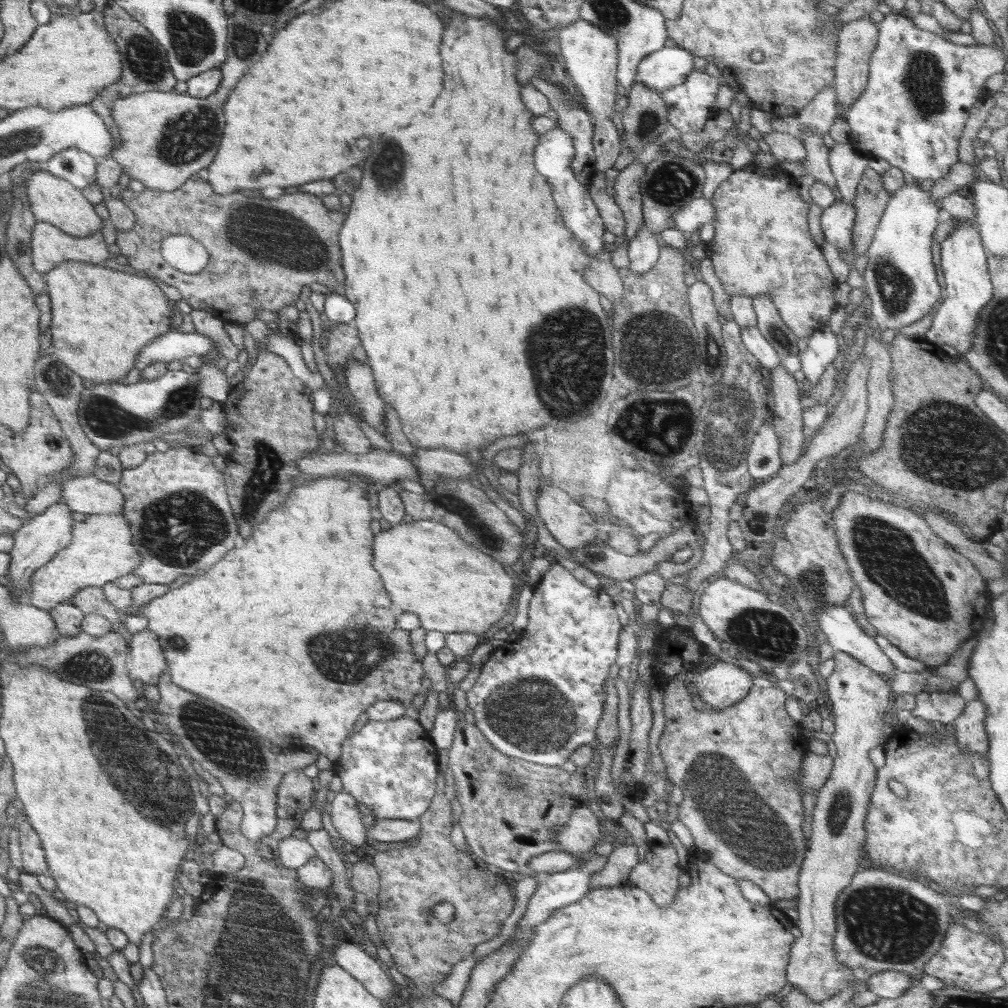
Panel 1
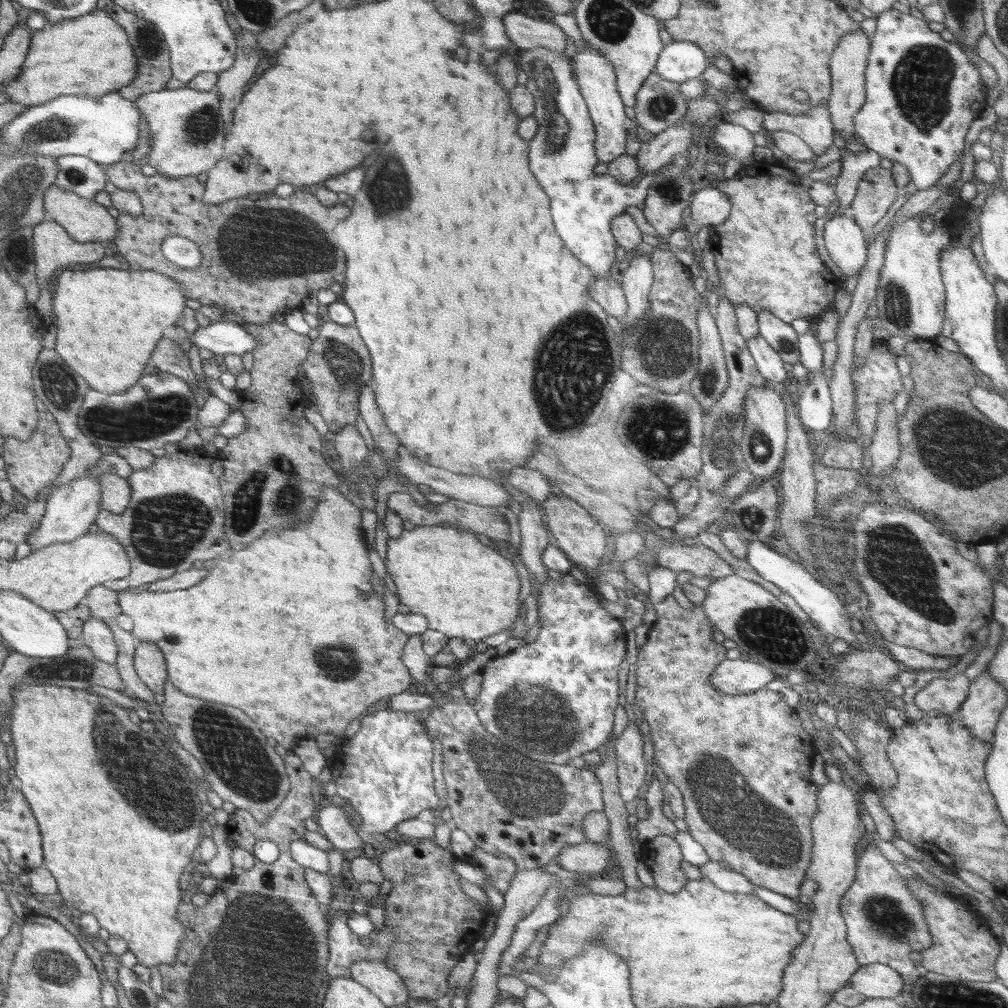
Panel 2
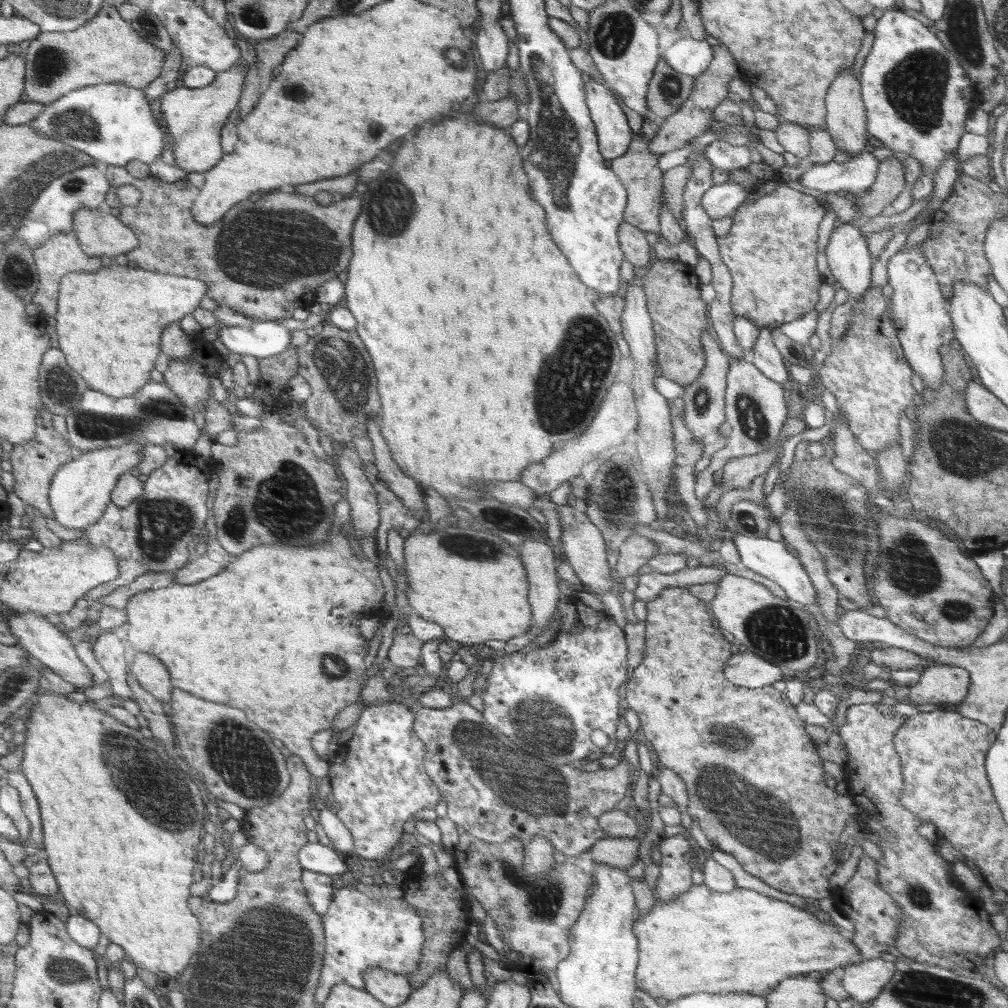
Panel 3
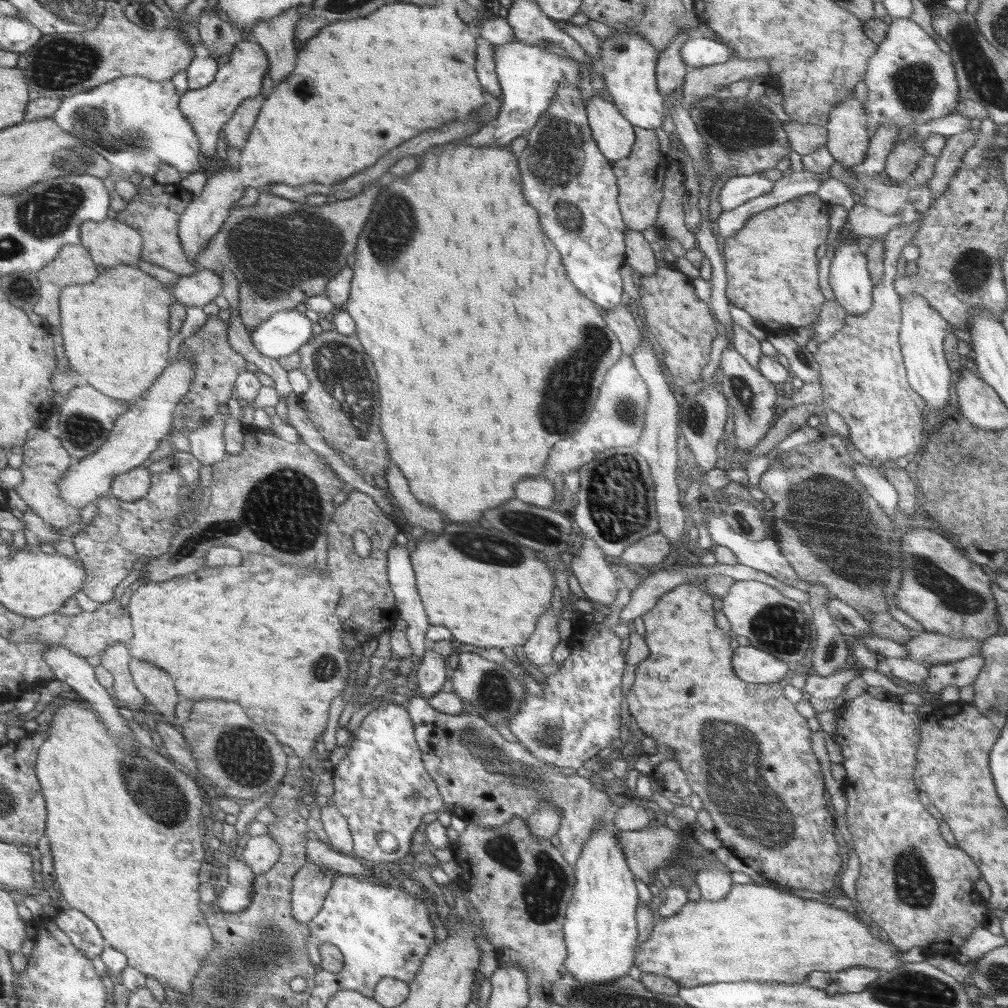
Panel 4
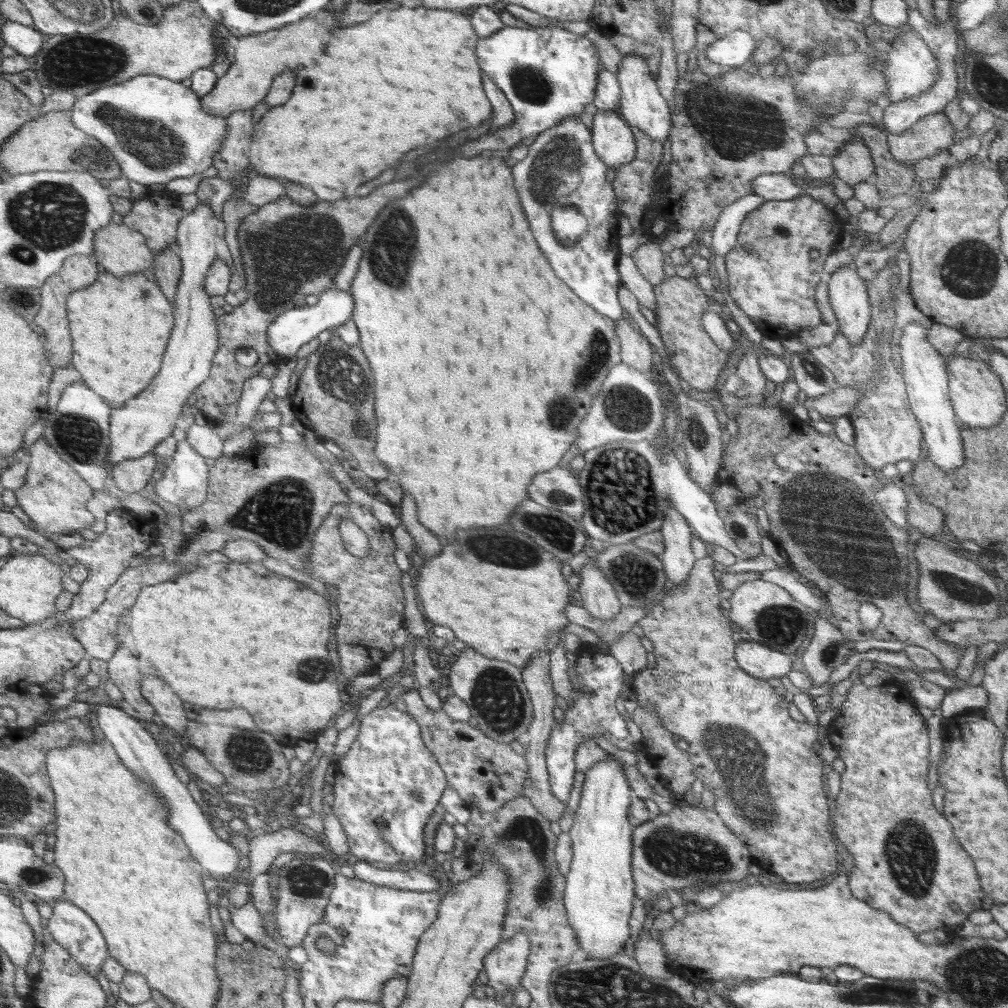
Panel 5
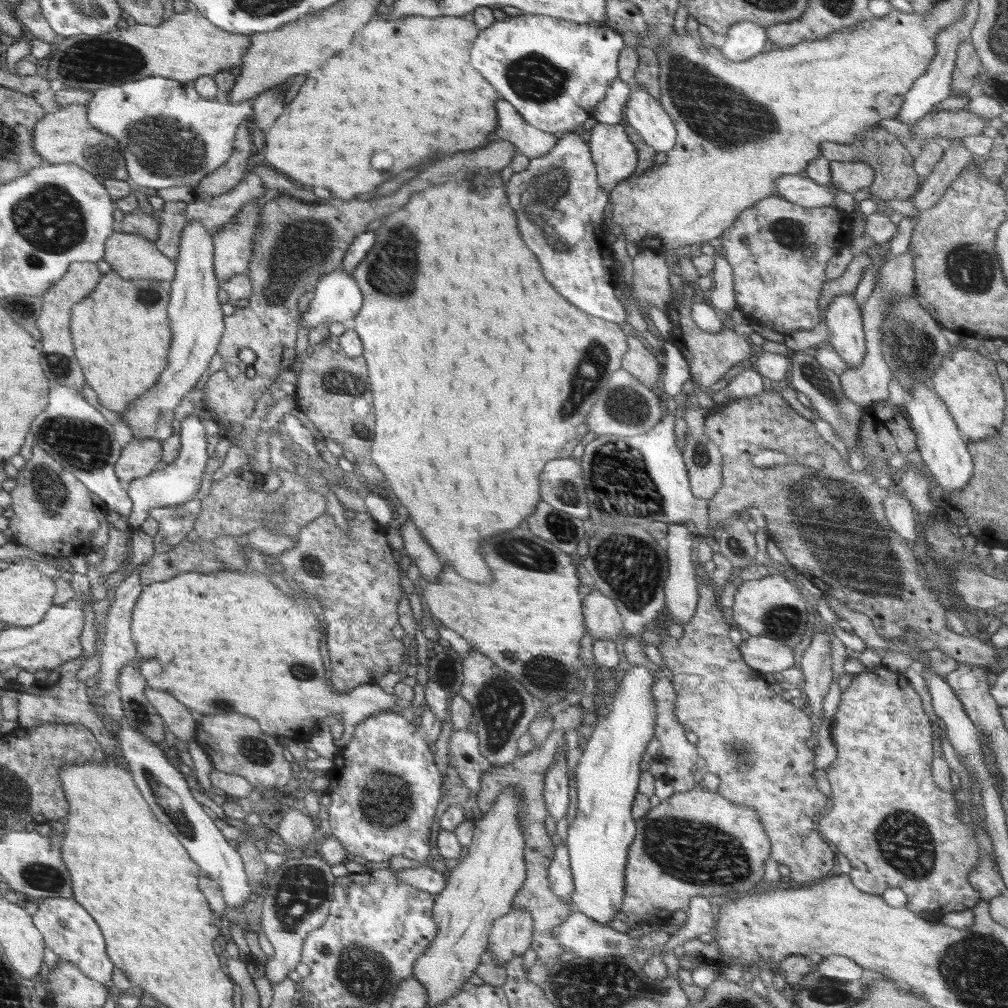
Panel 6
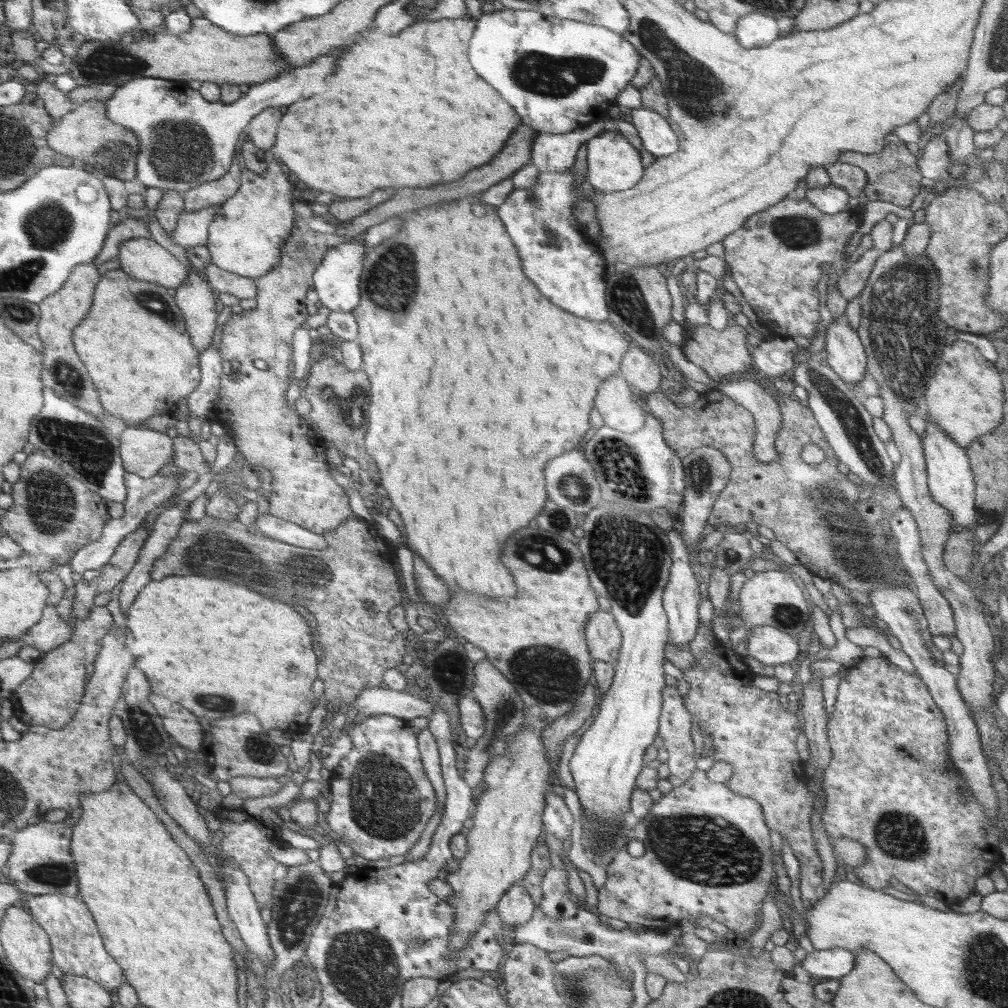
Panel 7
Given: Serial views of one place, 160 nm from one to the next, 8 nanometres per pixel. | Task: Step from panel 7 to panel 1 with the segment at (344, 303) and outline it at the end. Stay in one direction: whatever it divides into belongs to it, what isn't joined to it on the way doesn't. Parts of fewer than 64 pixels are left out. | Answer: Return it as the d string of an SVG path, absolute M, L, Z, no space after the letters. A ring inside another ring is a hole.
M176 328L168 334L162 334L153 342L150 342L136 360L138 370L146 368L153 362L172 362L173 360L186 359L192 355L206 355L216 351L216 343L211 338L200 334L182 333Z

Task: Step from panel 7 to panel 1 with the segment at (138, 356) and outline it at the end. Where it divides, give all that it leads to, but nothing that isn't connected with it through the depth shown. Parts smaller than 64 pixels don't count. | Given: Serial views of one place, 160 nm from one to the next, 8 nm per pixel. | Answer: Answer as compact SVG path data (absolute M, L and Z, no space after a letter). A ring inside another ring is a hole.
M78 261L61 262L43 275L52 302L52 326L49 326L52 330L52 353L83 379L98 384L124 378L136 366L141 351L171 328L168 300L152 278L146 280L146 277Z

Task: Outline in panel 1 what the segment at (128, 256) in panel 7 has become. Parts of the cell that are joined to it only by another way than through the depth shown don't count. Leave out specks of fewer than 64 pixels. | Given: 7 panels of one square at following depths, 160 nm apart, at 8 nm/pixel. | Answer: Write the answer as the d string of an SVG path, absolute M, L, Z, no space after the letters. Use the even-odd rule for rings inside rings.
M44 169L34 172L27 178L25 194L28 194L27 208L37 221L49 222L60 227L66 234L84 238L103 227L102 219L98 217L81 189L74 188L66 179L58 178L58 175L50 174Z

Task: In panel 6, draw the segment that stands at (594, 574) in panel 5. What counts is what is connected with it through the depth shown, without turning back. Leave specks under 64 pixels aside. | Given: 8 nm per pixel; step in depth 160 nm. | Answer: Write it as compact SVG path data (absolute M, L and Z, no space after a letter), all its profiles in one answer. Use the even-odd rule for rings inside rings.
M592 587L592 591L589 594L583 596L583 616L585 626L588 627L594 641L608 639L621 643L626 636L623 620L618 610L616 610L616 606L614 606L614 601L594 587Z

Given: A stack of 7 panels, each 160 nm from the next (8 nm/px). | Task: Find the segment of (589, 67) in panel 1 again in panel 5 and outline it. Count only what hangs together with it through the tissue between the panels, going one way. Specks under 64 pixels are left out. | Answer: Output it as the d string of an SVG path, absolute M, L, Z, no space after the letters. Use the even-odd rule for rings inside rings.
M598 111L593 116L591 140L596 154L607 164L628 164L636 156L636 140L630 125L618 112Z

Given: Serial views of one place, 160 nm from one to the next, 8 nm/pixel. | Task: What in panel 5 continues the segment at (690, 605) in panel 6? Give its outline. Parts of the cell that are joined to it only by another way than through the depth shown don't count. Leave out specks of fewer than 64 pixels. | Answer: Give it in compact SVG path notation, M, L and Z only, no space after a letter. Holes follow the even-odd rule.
M676 509L665 510L663 523L659 530L663 534L664 552L660 561L669 583L669 587L682 586L696 562L691 542L693 530L686 519Z

